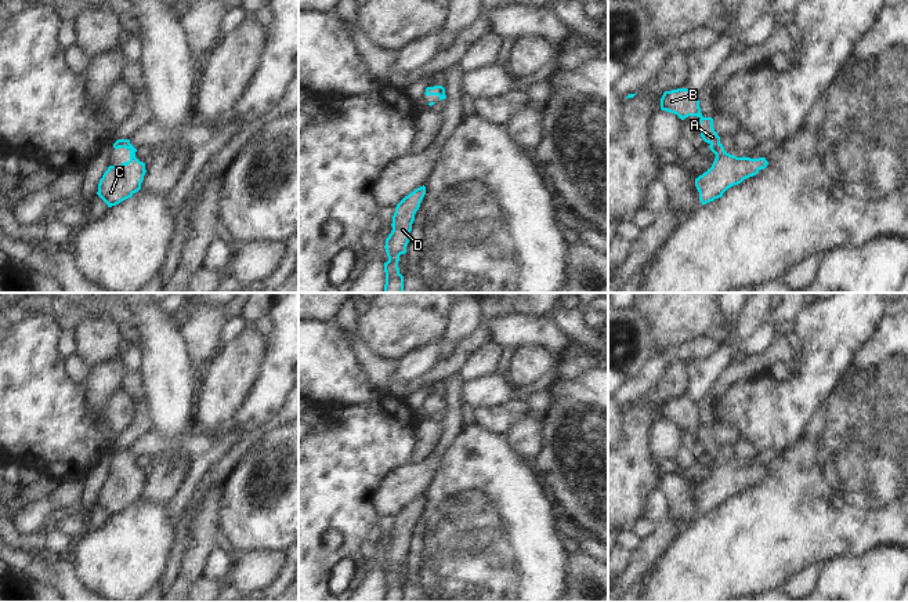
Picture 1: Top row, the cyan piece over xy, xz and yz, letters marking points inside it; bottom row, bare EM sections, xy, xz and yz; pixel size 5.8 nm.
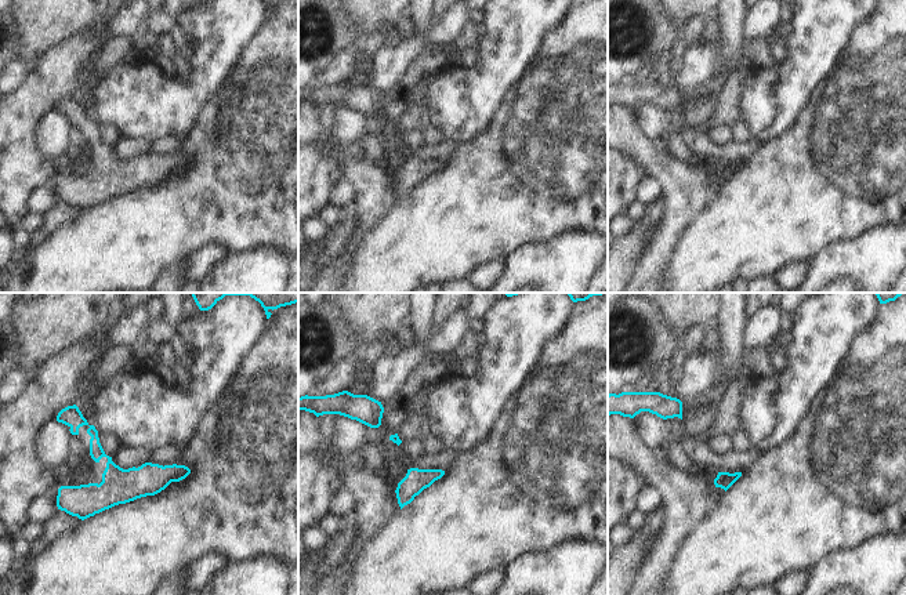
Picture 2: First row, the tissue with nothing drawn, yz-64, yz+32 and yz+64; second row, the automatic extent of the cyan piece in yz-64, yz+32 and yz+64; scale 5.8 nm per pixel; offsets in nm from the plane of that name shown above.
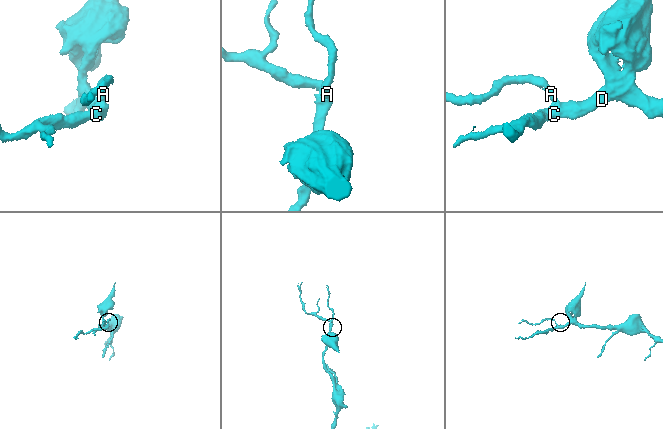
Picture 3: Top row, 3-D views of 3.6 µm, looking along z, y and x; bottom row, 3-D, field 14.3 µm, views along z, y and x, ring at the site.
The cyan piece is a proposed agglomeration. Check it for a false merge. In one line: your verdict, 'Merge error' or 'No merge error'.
No merge error

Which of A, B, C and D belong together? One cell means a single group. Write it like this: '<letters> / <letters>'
A B C D

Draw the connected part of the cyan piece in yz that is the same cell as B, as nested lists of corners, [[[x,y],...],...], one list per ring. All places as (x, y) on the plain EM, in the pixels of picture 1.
[[[684,396],[665,400],[661,407],[661,418],[677,424],[681,429],[688,425],[697,425],[699,428],[697,436],[701,440],[701,446],[716,464],[712,476],[695,487],[702,515],[721,507],[728,497],[741,493],[767,476],[766,467],[737,467],[724,460],[720,446],[713,438],[713,428],[702,425],[695,402]]]

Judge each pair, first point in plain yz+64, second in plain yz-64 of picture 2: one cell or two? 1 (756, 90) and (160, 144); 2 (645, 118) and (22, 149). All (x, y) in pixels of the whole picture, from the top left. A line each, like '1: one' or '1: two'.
1: two
2: two

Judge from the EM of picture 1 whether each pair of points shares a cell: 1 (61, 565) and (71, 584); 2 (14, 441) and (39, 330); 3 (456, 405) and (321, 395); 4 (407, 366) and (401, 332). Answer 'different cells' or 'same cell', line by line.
1: same cell
2: same cell
3: different cells
4: different cells

